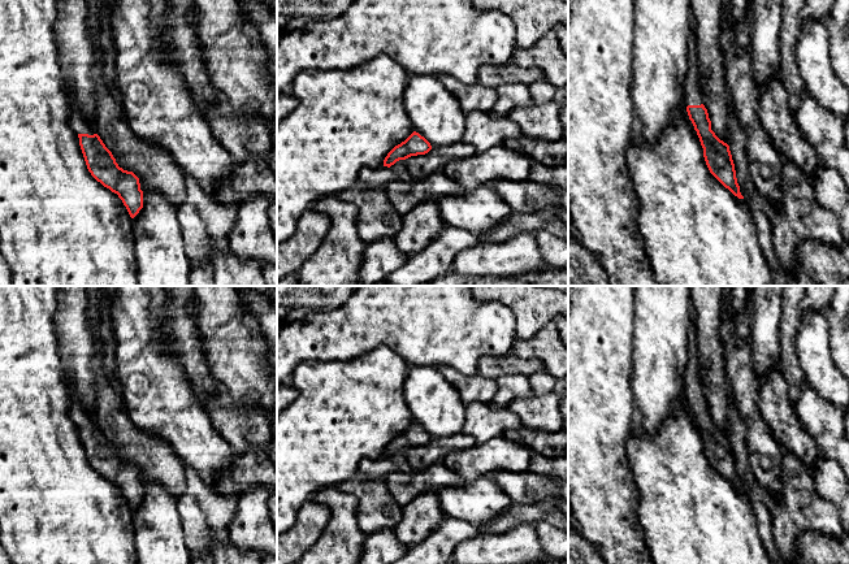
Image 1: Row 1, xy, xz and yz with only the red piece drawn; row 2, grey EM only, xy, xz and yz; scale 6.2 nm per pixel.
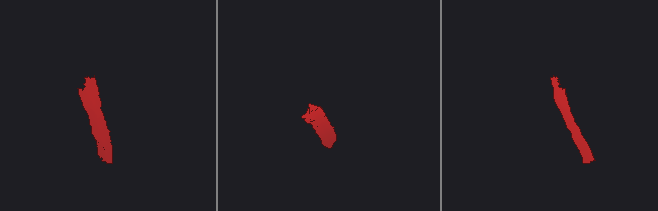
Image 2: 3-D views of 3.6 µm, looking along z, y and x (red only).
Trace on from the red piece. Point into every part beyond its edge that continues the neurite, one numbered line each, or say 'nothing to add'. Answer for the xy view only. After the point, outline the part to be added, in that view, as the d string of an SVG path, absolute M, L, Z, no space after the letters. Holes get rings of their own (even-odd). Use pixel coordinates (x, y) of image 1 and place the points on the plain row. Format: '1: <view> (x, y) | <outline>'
1: xy (79, 416) | M74 403L70 407L69 413L70 413L73 422L77 426L78 425L88 425L88 426L96 425L96 420L92 417L92 415L87 412L83 407L81 407L79 403Z

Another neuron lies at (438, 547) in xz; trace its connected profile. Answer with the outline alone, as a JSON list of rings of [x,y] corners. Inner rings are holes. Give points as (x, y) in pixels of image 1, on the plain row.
[[[446,516],[423,542],[411,545],[404,556],[391,564],[450,564],[456,546],[480,534],[471,522]]]

